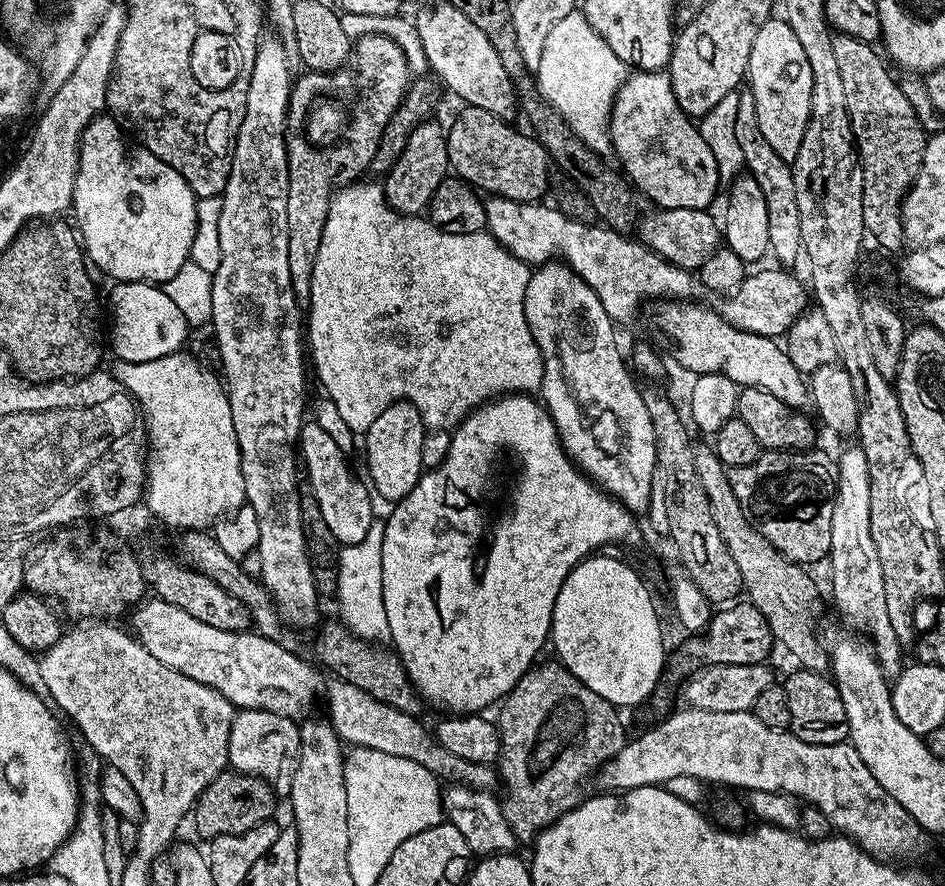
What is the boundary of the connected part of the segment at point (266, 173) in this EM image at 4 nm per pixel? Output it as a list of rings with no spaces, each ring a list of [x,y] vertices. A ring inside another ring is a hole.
[[[265,35],[256,48],[254,70],[250,73],[250,90],[246,90],[246,110],[236,131],[236,145],[234,158],[230,166],[230,178],[226,182],[222,193],[222,218],[218,218],[218,243],[222,246],[222,262],[218,262],[218,270],[212,275],[213,293],[211,305],[213,307],[210,328],[216,331],[216,344],[220,347],[220,364],[224,367],[222,380],[226,385],[228,401],[230,402],[230,418],[234,418],[234,434],[238,438],[240,451],[240,465],[244,475],[244,499],[258,514],[258,538],[260,539],[259,551],[262,554],[262,574],[266,590],[271,594],[272,601],[276,603],[276,610],[285,624],[303,630],[316,616],[316,600],[318,593],[314,574],[310,570],[310,558],[306,554],[306,538],[302,530],[302,514],[300,513],[300,484],[296,480],[296,464],[298,466],[297,441],[300,438],[300,428],[306,421],[304,415],[304,364],[306,368],[306,320],[302,315],[301,301],[296,299],[294,286],[290,282],[290,265],[288,244],[286,243],[286,194],[288,193],[288,155],[286,154],[286,138],[284,131],[288,125],[288,99],[292,93],[294,75],[288,69],[288,52],[275,40],[274,37]]]

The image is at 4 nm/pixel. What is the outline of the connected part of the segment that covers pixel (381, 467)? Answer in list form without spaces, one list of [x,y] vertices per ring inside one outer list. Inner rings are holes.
[[[399,400],[389,408],[382,408],[378,418],[367,425],[363,433],[364,460],[368,463],[370,488],[377,497],[398,502],[414,490],[425,471],[422,466],[422,442],[425,434],[424,420],[420,411],[408,400]]]

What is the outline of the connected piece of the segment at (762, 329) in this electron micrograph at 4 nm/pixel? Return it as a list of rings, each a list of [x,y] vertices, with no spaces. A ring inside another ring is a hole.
[[[771,266],[772,268],[764,268],[761,272],[745,275],[744,281],[728,295],[725,295],[718,304],[718,311],[721,316],[726,318],[726,322],[730,322],[734,326],[738,326],[747,332],[754,334],[762,334],[773,338],[780,338],[787,333],[790,326],[794,326],[794,322],[799,316],[806,311],[810,304],[810,292],[804,284],[796,276],[791,276],[791,271],[785,270],[780,266]]]

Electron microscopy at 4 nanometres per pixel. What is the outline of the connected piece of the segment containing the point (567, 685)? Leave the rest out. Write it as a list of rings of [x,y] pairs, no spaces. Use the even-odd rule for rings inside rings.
[[[537,662],[504,697],[500,708],[500,759],[498,780],[504,783],[502,807],[506,822],[514,830],[517,841],[535,841],[541,830],[548,828],[562,814],[574,810],[585,799],[584,783],[599,773],[607,760],[613,760],[626,743],[624,724],[620,721],[617,705],[606,702],[590,686],[586,686],[569,668],[559,662]]]

